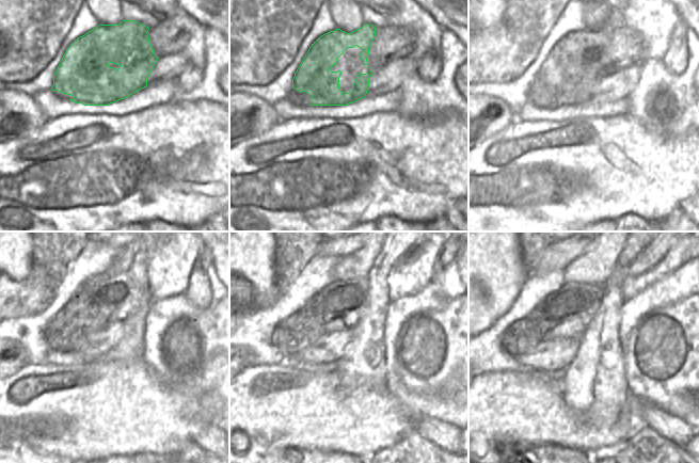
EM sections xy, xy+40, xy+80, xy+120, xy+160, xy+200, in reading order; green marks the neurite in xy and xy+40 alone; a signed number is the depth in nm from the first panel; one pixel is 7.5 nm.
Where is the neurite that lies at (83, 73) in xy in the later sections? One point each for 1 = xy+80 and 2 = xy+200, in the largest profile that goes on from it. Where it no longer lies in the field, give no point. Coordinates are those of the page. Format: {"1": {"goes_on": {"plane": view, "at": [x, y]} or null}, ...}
{"1": {"goes_on": {"plane": "xy+80", "at": [553, 77]}}, "2": {"goes_on": {"plane": "xy+200", "at": [568, 287]}}}

